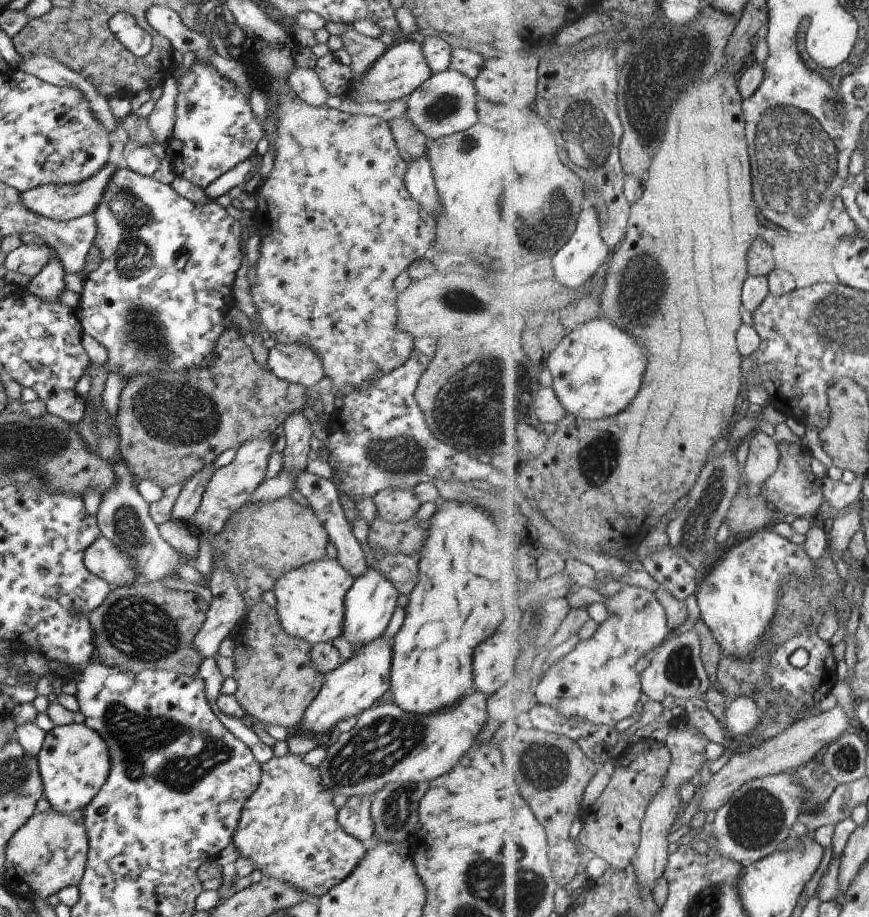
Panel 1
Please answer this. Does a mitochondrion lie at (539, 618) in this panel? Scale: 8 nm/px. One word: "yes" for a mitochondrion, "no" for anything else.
yes

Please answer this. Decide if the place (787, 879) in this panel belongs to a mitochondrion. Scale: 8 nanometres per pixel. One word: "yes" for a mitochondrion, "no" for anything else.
no

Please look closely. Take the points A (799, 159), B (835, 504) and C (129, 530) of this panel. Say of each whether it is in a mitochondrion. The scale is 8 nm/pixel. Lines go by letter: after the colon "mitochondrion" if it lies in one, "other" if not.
A: mitochondrion
B: other
C: mitochondrion

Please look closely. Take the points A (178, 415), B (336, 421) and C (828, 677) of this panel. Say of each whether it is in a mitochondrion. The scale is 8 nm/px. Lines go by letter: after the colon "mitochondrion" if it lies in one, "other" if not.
A: mitochondrion
B: other
C: other

